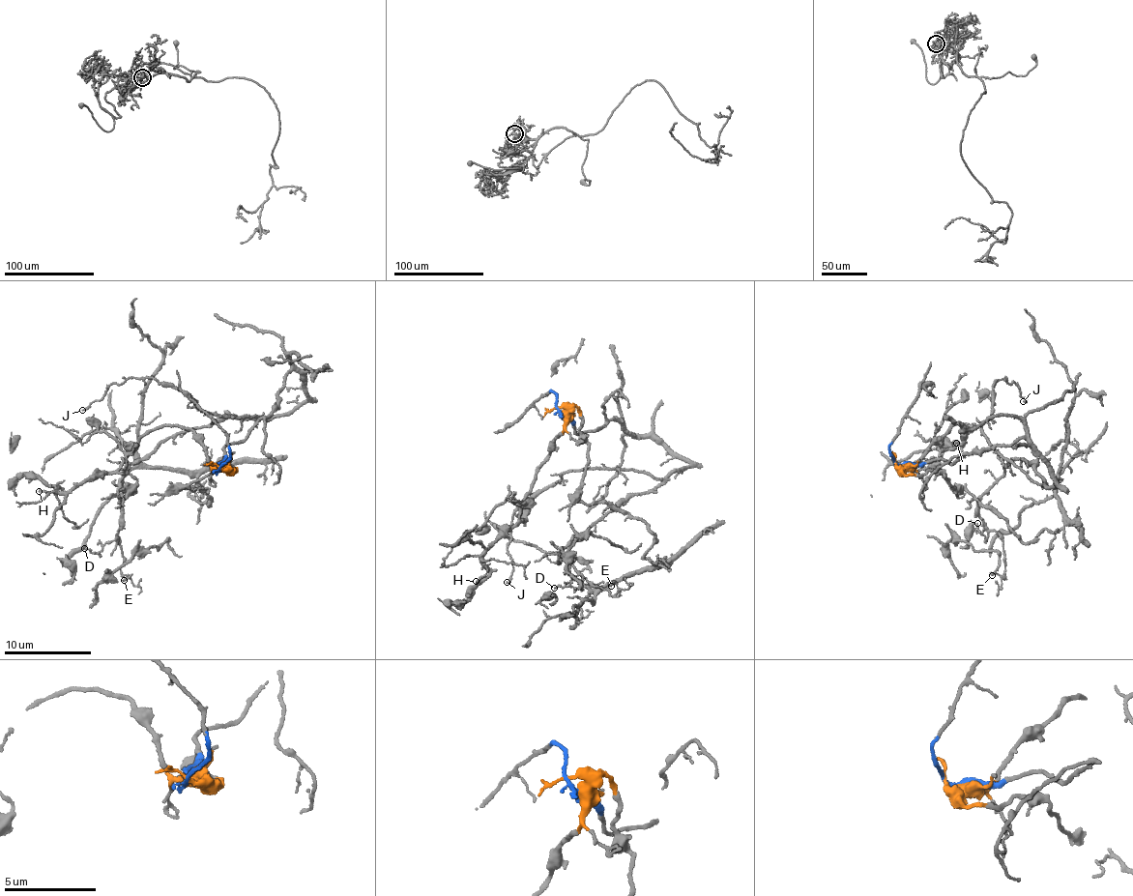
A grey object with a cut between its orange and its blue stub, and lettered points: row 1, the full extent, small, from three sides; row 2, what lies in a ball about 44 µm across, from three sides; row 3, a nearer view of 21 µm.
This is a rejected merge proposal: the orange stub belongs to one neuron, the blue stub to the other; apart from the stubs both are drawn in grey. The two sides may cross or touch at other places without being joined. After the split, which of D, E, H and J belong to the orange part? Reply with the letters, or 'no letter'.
H

